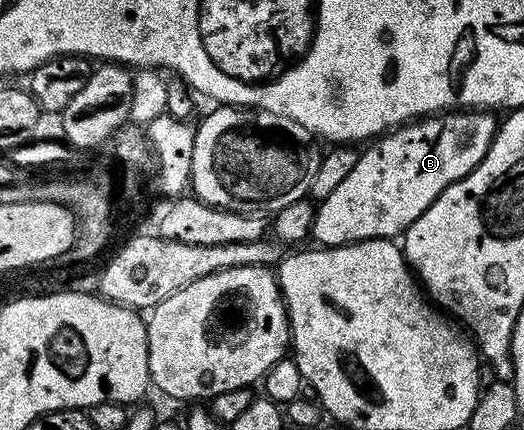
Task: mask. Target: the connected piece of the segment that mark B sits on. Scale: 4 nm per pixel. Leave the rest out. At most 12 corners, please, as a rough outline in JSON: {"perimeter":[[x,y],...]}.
{"perimeter":[[488,109],[373,138],[319,200],[326,247],[392,239],[486,157]]}

